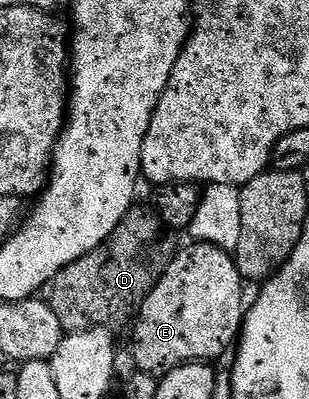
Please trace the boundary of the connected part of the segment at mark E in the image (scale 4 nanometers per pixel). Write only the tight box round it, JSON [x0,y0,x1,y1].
[132,242,246,376]

